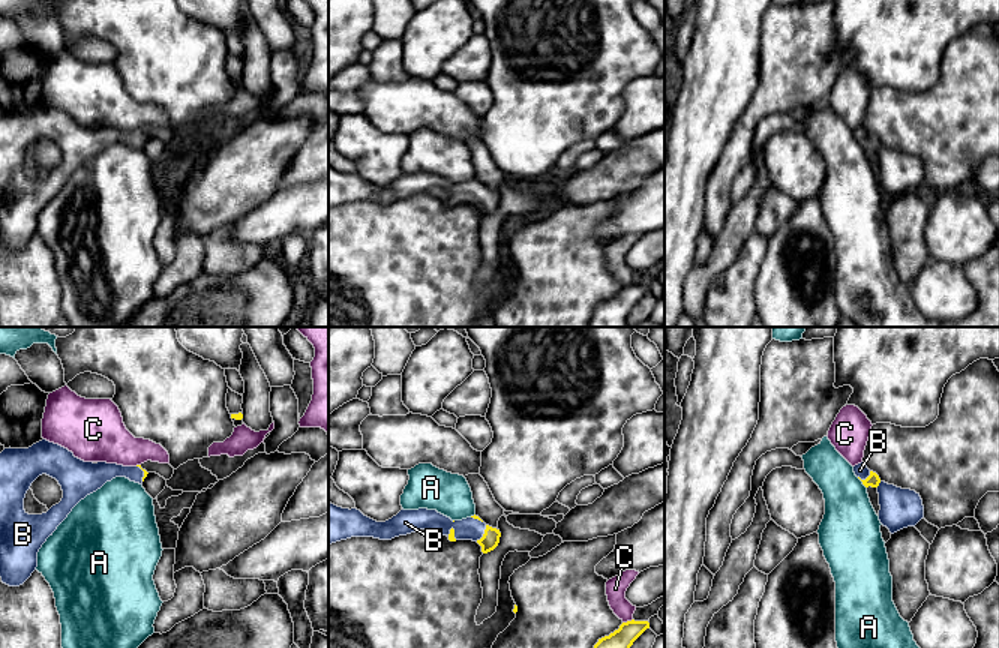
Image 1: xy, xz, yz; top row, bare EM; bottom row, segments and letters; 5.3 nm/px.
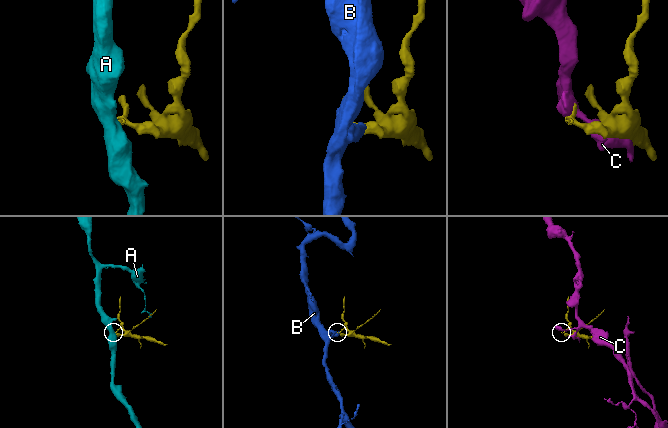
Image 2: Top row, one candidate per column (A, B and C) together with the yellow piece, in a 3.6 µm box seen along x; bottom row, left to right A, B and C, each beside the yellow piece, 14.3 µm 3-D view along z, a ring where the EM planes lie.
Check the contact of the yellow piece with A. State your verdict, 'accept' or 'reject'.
reject

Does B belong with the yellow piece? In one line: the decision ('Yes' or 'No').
Yes

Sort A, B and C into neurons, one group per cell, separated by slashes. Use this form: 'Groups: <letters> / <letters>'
Groups: A / B / C

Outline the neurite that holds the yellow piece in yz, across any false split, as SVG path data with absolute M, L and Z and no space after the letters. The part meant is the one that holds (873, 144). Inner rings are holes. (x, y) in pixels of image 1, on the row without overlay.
M864 126L854 130L854 136L866 152L872 150L879 158L879 184L891 198L915 190L924 182L924 170L920 158L888 148L867 132Z

